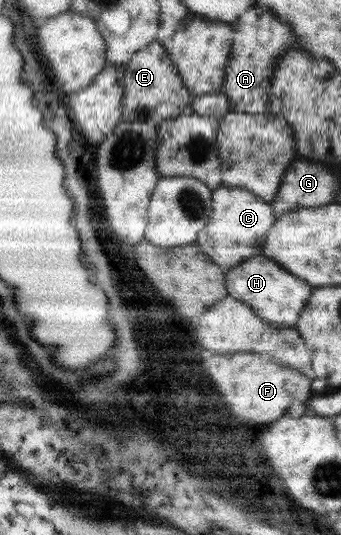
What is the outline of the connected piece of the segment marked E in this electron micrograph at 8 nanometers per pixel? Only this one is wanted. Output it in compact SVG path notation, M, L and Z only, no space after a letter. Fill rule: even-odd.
M153 40L145 48L136 51L121 68L124 79L121 122L145 122L156 126L160 120L173 119L189 108L193 96L185 89L178 71L158 41Z

